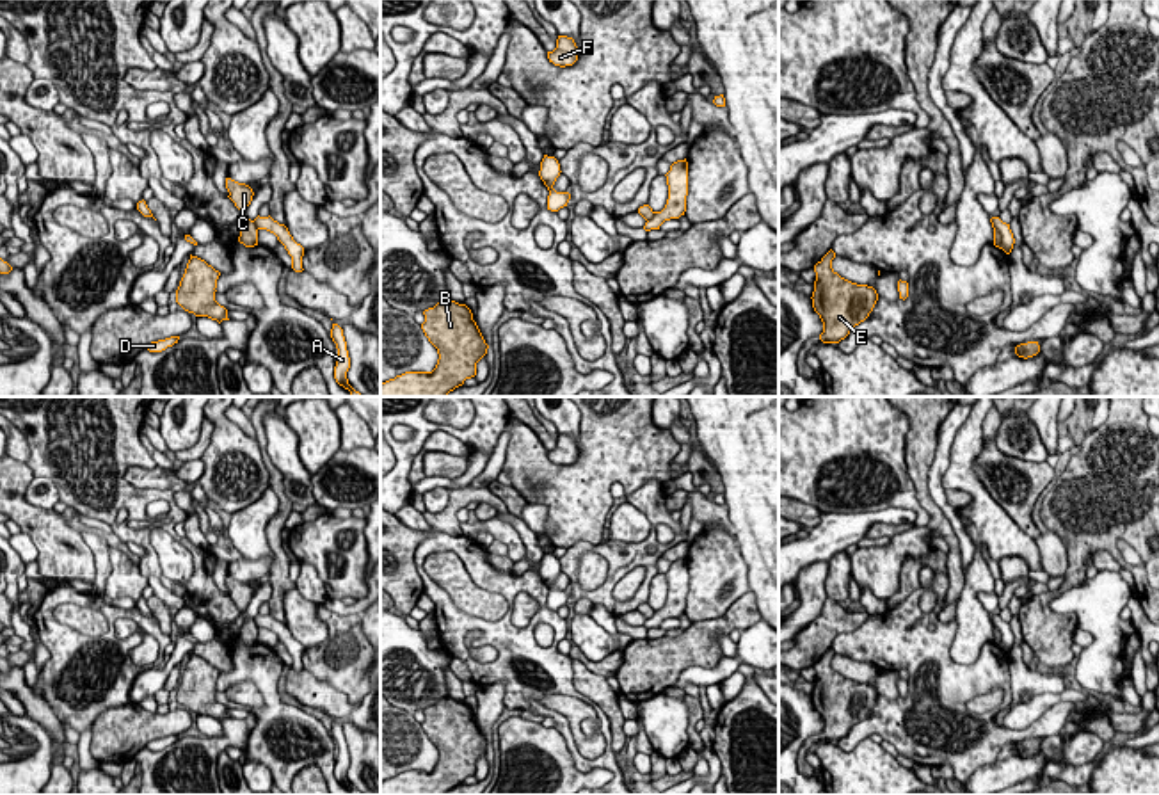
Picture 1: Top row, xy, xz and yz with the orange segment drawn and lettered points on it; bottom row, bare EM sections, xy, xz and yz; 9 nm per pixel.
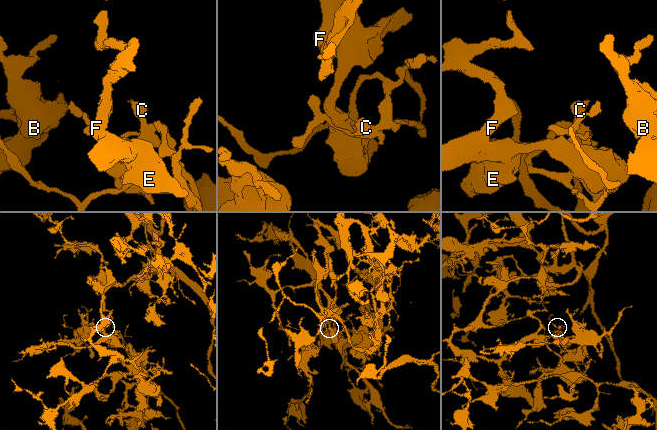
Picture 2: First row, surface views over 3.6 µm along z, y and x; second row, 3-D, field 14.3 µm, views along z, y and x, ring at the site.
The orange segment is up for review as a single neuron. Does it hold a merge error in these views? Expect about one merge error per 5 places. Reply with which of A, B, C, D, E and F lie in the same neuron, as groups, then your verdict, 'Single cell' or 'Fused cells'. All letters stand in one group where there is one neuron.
Groups: A B C D E F. Single cell

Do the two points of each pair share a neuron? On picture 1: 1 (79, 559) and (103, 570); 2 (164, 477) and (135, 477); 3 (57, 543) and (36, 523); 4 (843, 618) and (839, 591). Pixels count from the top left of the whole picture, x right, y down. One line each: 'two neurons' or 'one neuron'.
1: two neurons
2: one neuron
3: one neuron
4: two neurons

